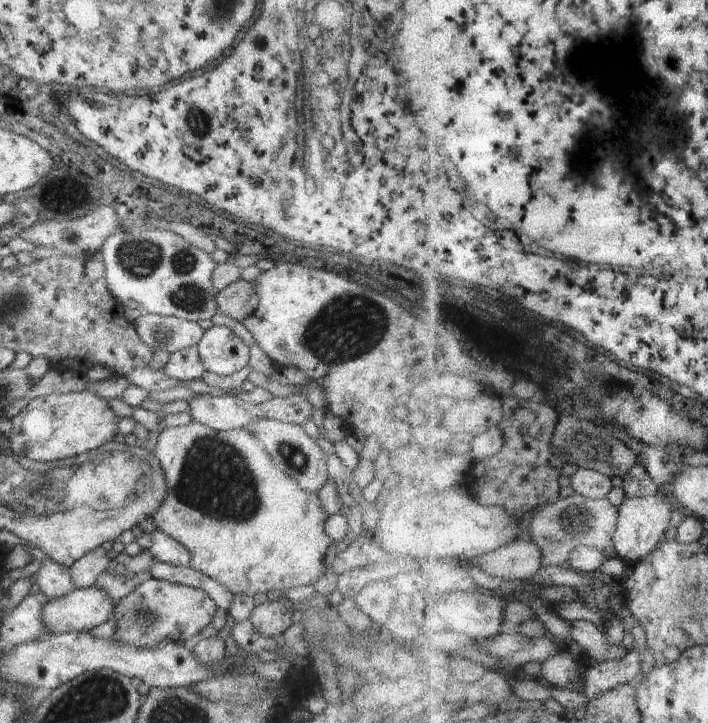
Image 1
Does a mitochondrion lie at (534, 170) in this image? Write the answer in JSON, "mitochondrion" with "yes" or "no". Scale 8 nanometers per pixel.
{"mitochondrion":"no"}

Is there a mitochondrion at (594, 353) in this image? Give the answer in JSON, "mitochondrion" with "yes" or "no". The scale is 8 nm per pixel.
{"mitochondrion":"no"}

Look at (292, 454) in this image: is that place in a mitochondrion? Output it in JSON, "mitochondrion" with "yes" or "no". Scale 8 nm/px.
{"mitochondrion":"yes"}

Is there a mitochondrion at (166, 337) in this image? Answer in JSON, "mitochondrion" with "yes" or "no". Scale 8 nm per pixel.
{"mitochondrion":"yes"}

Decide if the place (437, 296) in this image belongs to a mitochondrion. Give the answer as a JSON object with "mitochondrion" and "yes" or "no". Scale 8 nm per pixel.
{"mitochondrion":"no"}

